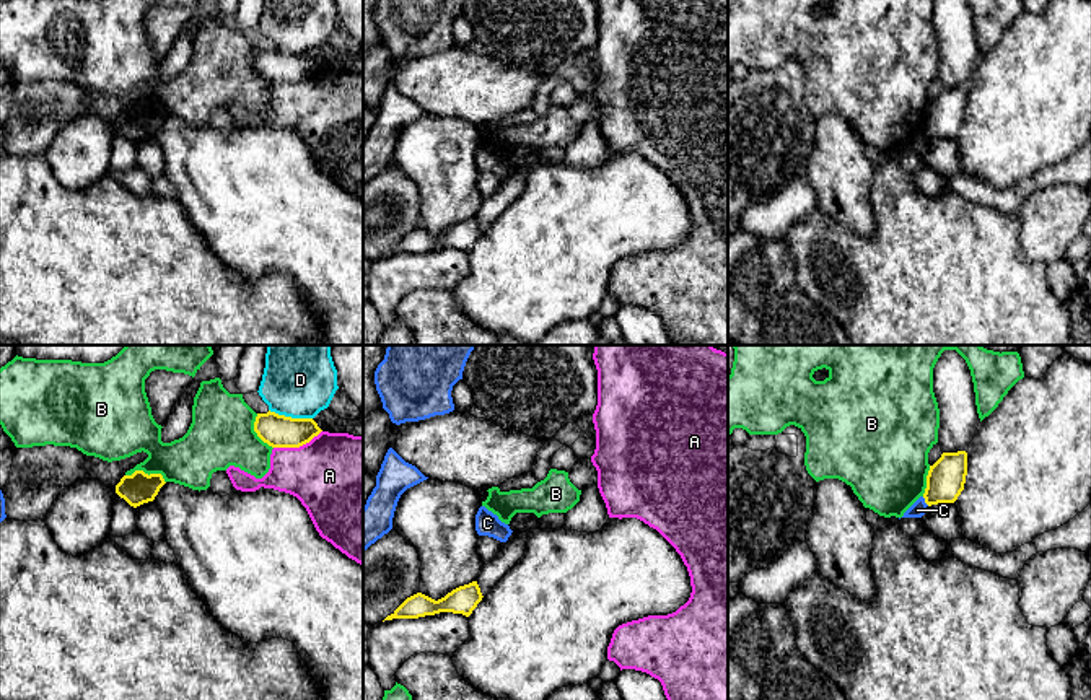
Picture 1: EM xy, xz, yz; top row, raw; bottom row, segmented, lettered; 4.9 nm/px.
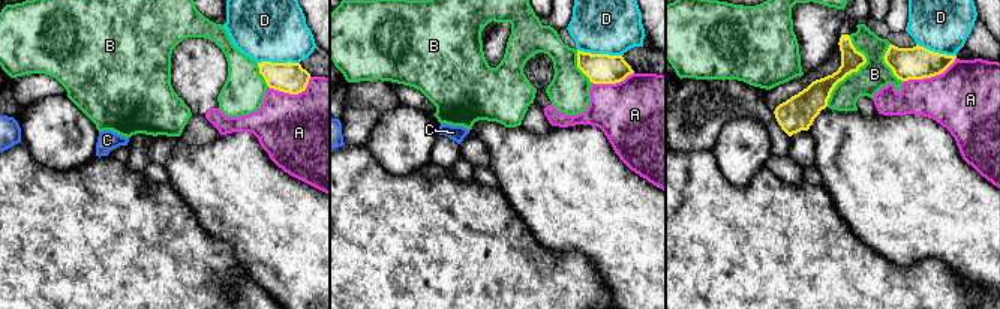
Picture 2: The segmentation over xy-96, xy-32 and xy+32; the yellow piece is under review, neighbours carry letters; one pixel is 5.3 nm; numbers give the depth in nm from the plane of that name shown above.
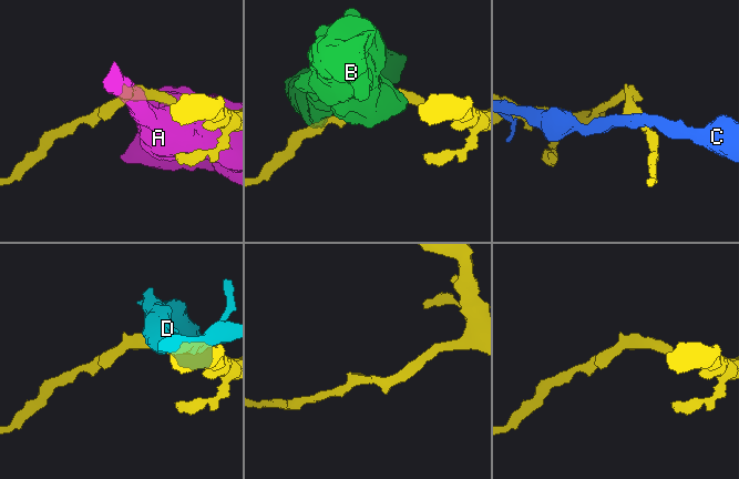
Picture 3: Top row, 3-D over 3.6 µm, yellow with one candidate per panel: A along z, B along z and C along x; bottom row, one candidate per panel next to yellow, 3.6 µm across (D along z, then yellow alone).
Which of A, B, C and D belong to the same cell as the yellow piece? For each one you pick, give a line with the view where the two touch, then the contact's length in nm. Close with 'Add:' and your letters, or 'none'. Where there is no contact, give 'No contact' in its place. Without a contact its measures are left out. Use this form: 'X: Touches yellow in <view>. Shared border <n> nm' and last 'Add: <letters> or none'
Add: none

